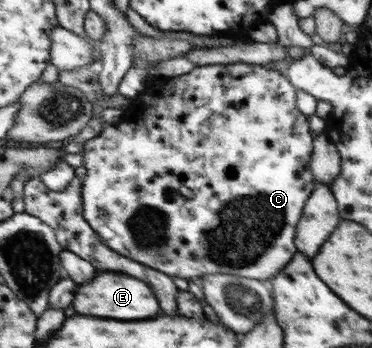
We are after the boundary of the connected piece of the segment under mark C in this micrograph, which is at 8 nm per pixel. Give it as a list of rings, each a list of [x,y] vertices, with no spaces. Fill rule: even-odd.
[[[236,62],[235,64],[211,64],[209,66],[201,65],[197,66],[197,68],[189,72],[189,74],[170,78],[158,77],[151,82],[148,88],[149,90],[147,90],[147,92],[143,92],[141,95],[141,100],[143,100],[143,102],[141,102],[141,108],[139,108],[139,114],[141,114],[141,118],[139,118],[139,126],[141,126],[141,128],[145,126],[145,128],[147,128],[147,134],[145,134],[145,132],[143,132],[143,134],[131,134],[131,136],[129,136],[129,140],[127,140],[127,132],[121,132],[121,123],[119,123],[117,126],[109,126],[106,124],[105,128],[101,130],[101,133],[86,141],[83,158],[84,166],[87,171],[82,188],[82,197],[84,198],[84,217],[86,218],[86,221],[95,229],[95,232],[99,233],[100,239],[110,249],[115,250],[115,252],[118,252],[119,254],[128,256],[141,264],[161,270],[161,272],[165,272],[165,274],[171,274],[171,276],[181,276],[181,278],[187,278],[187,280],[197,280],[197,278],[201,278],[201,276],[204,277],[205,275],[209,274],[227,273],[230,275],[239,275],[242,277],[254,278],[268,282],[274,276],[277,276],[281,271],[283,271],[287,264],[293,260],[293,256],[297,254],[297,248],[295,248],[295,232],[297,232],[301,217],[304,214],[305,205],[308,202],[309,197],[312,195],[317,183],[312,171],[312,165],[310,164],[314,151],[314,140],[316,138],[313,138],[311,135],[312,131],[311,128],[309,128],[309,118],[306,114],[302,114],[301,110],[297,108],[296,86],[291,80],[289,80],[286,72],[269,69],[269,66]],[[185,188],[187,188],[187,190],[191,190],[191,194],[193,194],[191,198],[183,194],[183,190],[185,190]]]

